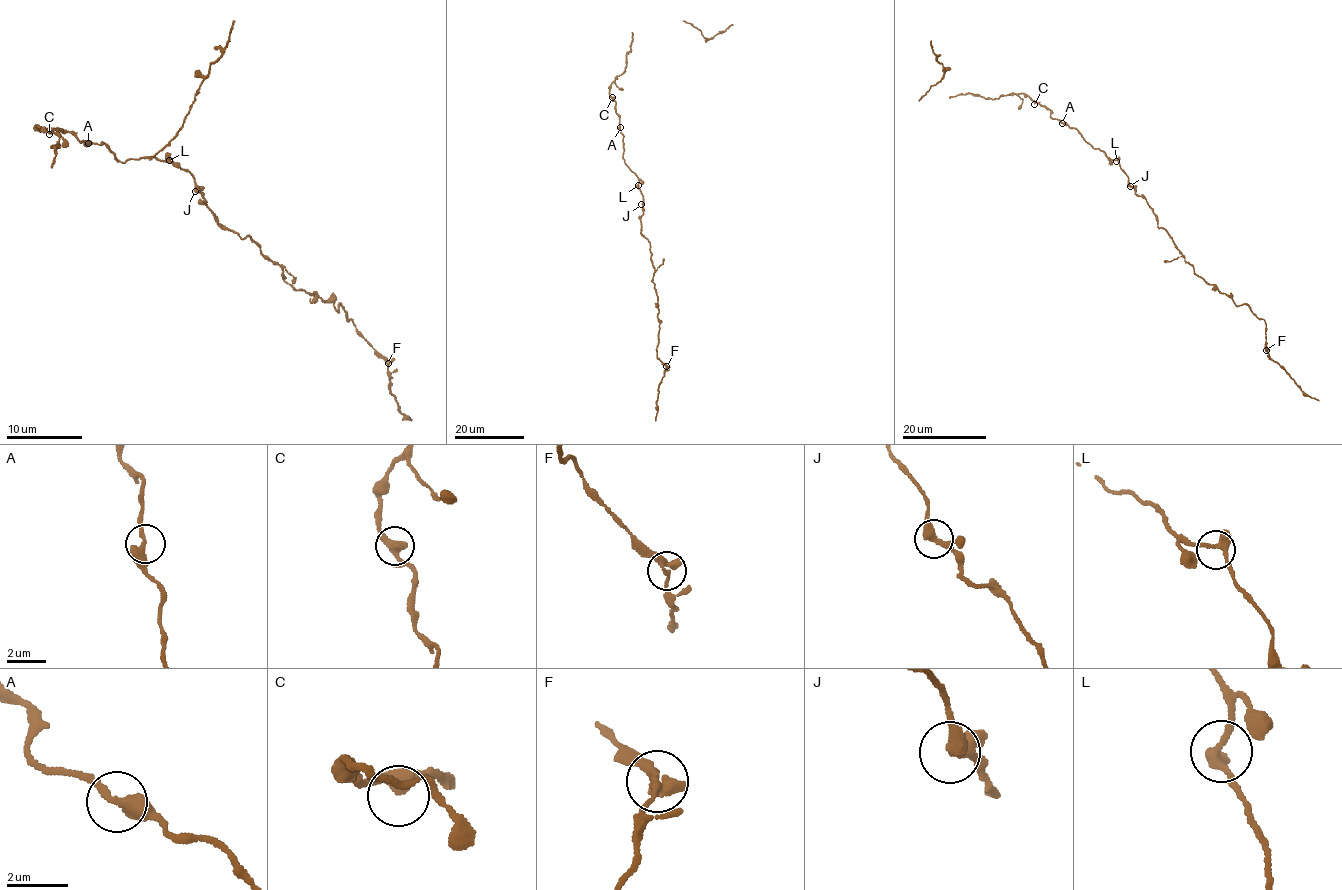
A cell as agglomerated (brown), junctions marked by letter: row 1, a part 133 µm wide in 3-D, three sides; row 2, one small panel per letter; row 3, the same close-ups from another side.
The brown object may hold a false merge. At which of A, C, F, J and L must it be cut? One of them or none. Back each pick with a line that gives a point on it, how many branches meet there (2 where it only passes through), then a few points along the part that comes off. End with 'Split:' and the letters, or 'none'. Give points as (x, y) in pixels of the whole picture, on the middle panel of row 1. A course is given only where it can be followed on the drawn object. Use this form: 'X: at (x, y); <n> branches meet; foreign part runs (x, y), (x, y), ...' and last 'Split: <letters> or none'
Split: none

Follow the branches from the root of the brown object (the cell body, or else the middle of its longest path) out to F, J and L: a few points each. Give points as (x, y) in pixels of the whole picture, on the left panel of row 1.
F: (156, 158), (188, 172), (216, 222), (248, 235), (293, 289), (338, 312), (341, 303), (387, 363)
J: (156, 158), (170, 160), (188, 172), (194, 178), (195, 191)
L: (156, 158), (169, 160)

